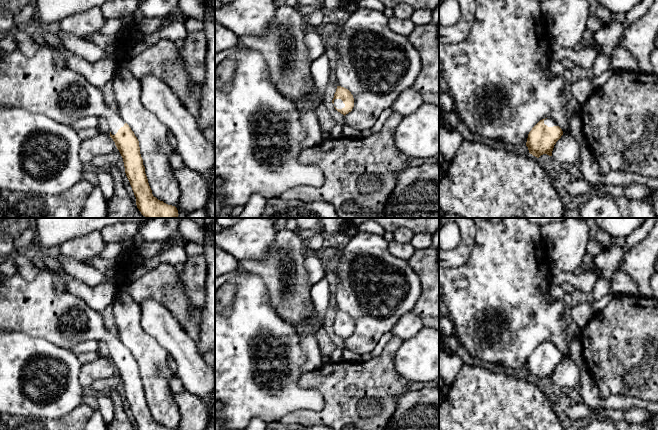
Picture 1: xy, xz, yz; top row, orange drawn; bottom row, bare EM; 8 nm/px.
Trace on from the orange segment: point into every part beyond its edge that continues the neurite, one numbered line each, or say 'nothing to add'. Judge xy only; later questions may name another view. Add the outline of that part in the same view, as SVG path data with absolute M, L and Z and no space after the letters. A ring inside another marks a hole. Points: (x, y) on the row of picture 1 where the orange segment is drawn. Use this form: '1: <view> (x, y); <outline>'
1: xy (34, 84); M45 45L32 57L25 56L19 49L0 57L0 109L9 107L45 115L68 126L73 126L81 118L103 117L112 135L125 124L116 109L106 104L101 88L90 84L84 76L69 67L58 68L51 48Z

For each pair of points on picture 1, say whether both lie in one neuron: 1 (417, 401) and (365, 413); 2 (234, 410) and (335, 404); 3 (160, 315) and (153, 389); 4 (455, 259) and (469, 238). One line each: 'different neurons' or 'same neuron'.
1: different neurons
2: different neurons
3: different neurons
4: same neuron

